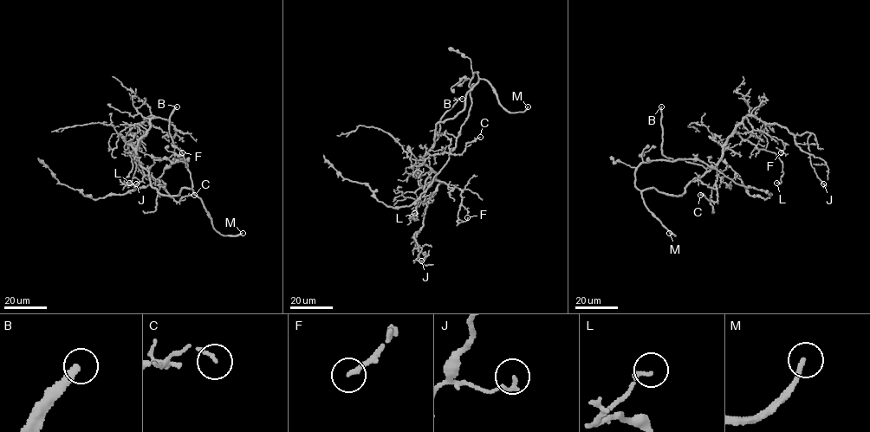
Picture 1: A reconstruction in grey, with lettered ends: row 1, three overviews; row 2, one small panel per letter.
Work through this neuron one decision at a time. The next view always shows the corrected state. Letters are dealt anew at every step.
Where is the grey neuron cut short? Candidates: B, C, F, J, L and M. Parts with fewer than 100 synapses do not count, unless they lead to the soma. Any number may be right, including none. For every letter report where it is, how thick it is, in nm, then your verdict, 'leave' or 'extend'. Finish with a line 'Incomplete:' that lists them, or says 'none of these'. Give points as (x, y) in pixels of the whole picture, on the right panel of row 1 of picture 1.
B: at (661, 106); 320 nm thick; extend
C: at (700, 195); 140 nm thick; leave
F: at (781, 152); 200 nm thick; leave
J: at (823, 183); 180 nm thick; leave
L: at (776, 183); 180 nm thick; leave
M: at (669, 233); 200 nm thick; extend
Incomplete: B, M

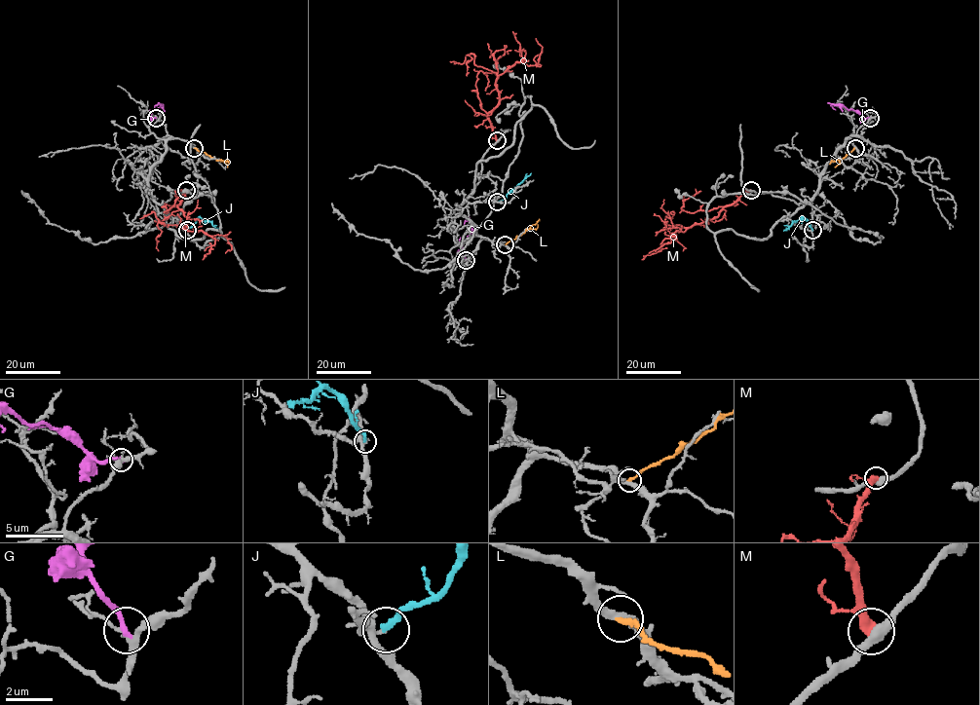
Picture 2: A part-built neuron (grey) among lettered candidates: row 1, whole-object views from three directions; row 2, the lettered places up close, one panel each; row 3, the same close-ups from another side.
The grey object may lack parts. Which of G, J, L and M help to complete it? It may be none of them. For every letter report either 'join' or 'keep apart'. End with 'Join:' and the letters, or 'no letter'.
G: keep apart
J: keep apart
L: keep apart
M: keep apart
Join: no letter

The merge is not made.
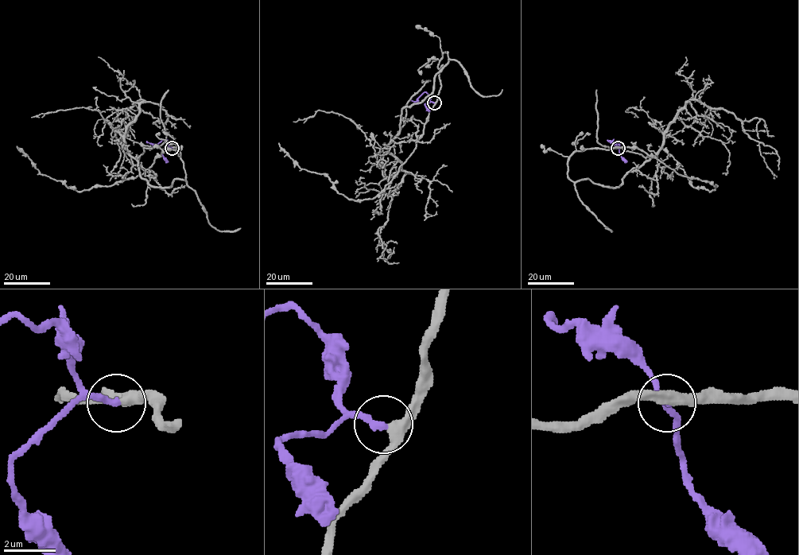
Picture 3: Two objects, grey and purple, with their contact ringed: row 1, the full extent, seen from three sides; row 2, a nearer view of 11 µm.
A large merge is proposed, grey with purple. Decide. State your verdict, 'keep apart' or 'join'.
join

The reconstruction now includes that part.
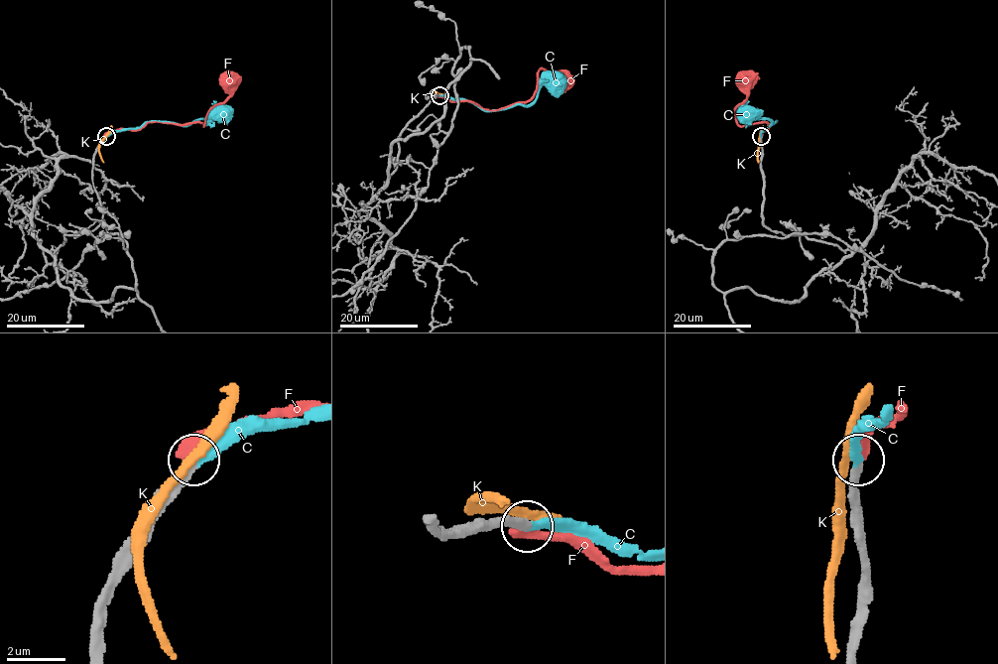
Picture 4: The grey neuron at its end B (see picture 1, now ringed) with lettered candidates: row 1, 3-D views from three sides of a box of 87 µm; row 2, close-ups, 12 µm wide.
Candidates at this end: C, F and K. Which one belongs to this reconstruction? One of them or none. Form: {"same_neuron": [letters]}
{"same_neuron": ["C"]}

